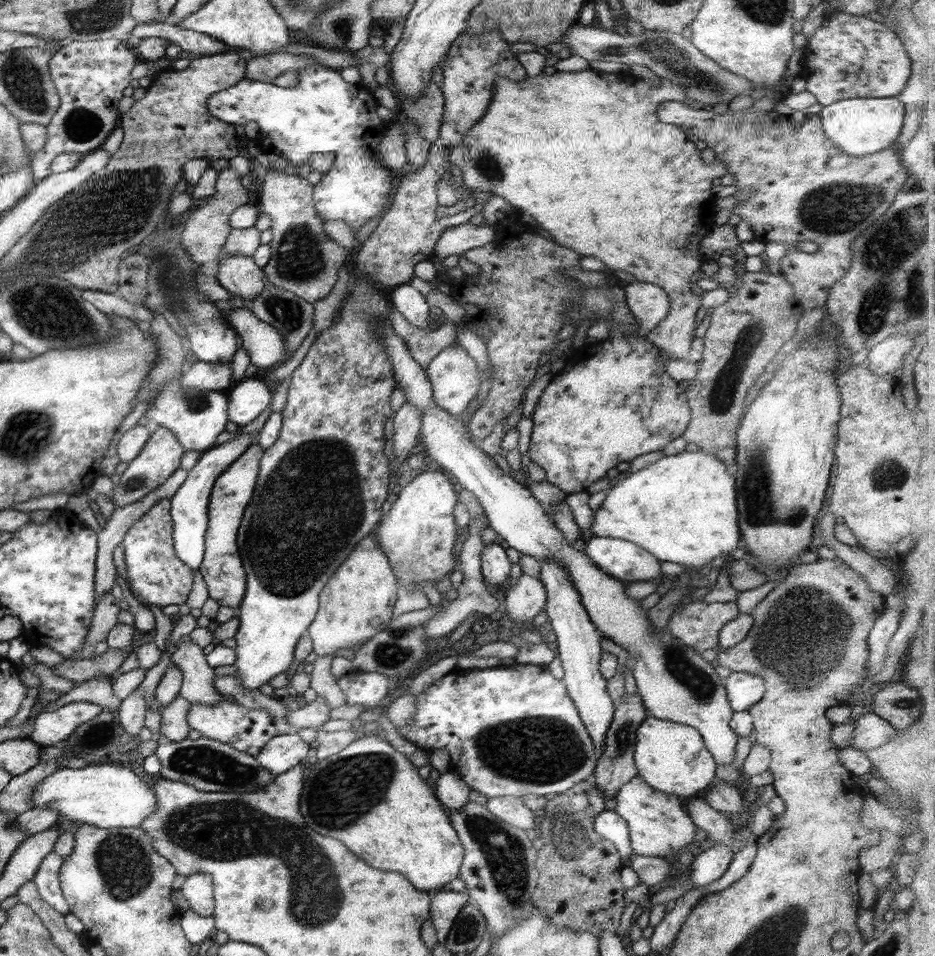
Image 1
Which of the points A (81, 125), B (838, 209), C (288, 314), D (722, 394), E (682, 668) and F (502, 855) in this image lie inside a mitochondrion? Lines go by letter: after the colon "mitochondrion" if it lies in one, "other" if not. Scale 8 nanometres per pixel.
A: mitochondrion
B: mitochondrion
C: mitochondrion
D: mitochondrion
E: mitochondrion
F: mitochondrion

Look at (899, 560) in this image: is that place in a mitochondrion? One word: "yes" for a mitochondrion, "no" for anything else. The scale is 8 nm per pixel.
no

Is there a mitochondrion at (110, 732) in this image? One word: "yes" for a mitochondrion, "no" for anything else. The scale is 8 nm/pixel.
yes

